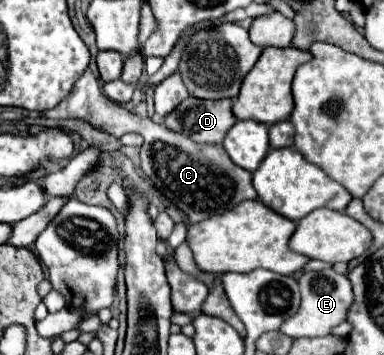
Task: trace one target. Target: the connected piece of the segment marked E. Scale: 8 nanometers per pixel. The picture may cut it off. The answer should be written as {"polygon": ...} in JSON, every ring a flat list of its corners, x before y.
{"polygon":[[324,269,324,271,304,271,298,279,300,283,300,293,302,293,302,303,300,309,294,317,290,317,280,331,286,333,292,339,298,337,326,337,332,333,334,327,338,327,342,321,346,321,348,309,354,301,352,293,352,283,346,275,336,273,334,269]]}

